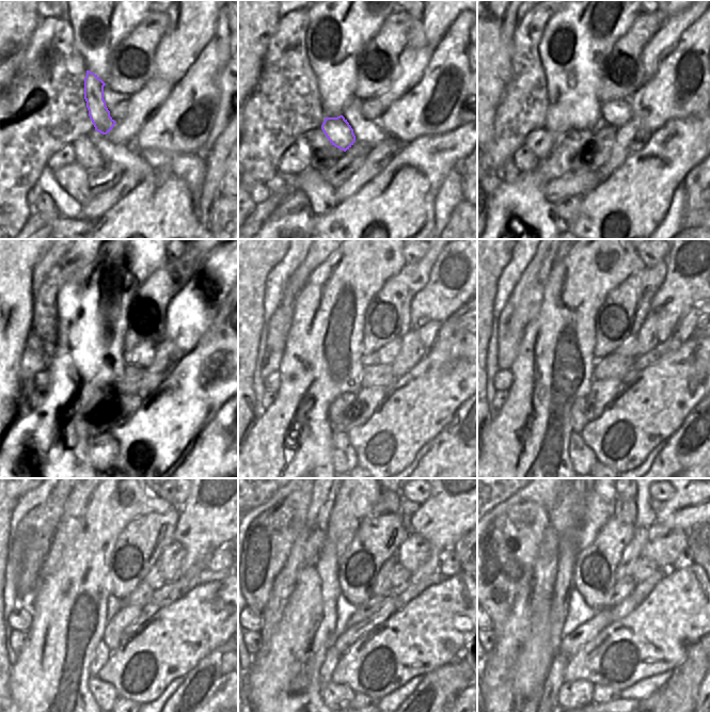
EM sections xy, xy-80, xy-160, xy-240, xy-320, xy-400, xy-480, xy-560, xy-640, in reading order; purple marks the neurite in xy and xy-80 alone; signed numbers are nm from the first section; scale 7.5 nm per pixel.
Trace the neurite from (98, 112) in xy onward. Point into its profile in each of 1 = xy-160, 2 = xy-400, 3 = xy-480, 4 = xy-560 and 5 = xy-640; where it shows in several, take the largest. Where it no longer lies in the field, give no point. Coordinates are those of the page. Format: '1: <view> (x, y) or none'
1: xy-160 (579, 138)
2: xy-400 (581, 409)
3: xy-480 (103, 653)
4: xy-560 (332, 657)
5: xy-640 (555, 678)

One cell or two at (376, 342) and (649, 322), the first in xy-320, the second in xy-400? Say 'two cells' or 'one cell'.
two cells

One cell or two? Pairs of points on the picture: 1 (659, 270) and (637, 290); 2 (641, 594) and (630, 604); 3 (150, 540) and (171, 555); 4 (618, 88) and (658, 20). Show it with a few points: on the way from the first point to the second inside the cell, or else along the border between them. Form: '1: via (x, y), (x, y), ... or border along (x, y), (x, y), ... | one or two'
1: via (653, 275), (643, 285) | one
2: border along (631, 595), (638, 604) | two
3: border along (174, 540), (163, 550), (157, 562) | two
4: via (636, 75), (633, 67), (634, 44), (640, 38) | one

